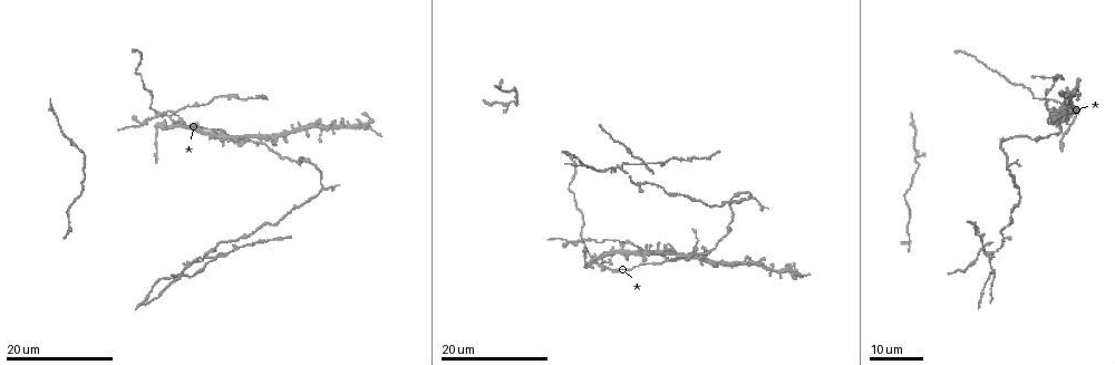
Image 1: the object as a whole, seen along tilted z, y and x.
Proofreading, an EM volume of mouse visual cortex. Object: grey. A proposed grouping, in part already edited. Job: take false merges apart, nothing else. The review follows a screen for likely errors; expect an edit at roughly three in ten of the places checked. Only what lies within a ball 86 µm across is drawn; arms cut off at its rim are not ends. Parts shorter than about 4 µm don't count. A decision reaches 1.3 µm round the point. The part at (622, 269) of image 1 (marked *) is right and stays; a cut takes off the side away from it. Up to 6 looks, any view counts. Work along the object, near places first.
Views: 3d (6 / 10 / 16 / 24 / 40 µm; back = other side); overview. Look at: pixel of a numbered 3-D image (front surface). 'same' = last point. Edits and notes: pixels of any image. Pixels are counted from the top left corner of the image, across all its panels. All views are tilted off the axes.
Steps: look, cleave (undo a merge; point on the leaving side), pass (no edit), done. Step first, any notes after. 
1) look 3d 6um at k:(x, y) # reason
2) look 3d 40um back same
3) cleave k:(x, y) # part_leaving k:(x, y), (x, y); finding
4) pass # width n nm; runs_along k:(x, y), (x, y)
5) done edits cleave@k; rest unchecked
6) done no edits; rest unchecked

look 3d 16um at 1:(691, 256) # looks like a crossing

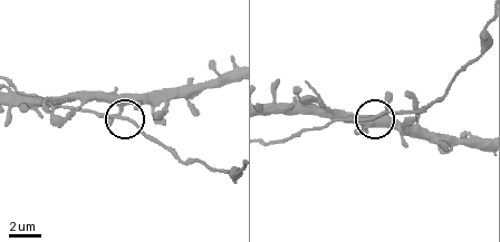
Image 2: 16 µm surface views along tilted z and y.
look 3d 6um at 2:(121, 118) # closer look

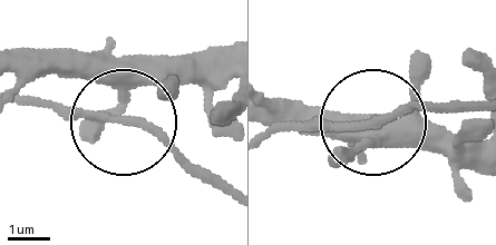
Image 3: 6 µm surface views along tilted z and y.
pass # all the same neuron

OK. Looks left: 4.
look 3d 16um at 1:(157, 117) # three-way junction

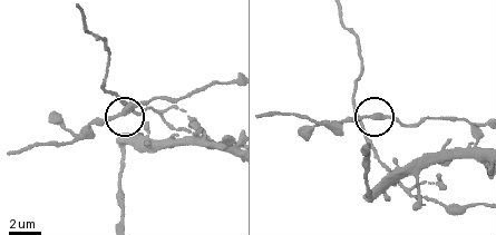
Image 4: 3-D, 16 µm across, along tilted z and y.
look 3d 6um at 4:(127, 110)

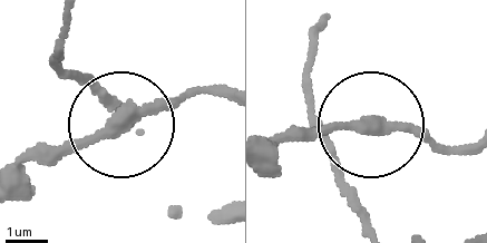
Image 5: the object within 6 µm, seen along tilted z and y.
pass # arms 3; all the same neuron

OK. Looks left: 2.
look 3d 16um at 1:(258, 228) # thick turns thin

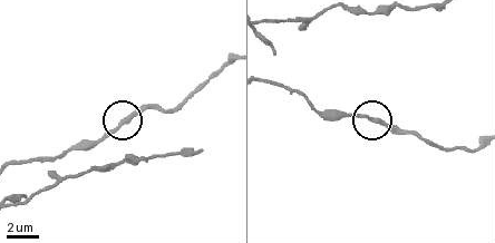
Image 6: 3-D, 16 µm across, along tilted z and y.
look 3d 10um at 6:(125, 118)

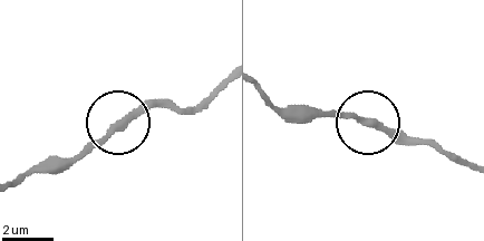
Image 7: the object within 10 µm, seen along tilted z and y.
pass # width 250 nm; runs_along 7:(472, 166), (348, 116), (323, 113); all the same neuron

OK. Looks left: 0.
done no edits; rest unchecked

